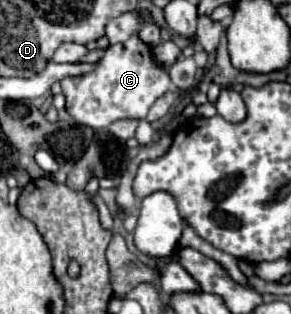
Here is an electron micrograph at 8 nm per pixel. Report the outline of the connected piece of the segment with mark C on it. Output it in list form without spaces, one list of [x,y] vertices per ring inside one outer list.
[[[133,35],[125,43],[109,45],[105,55],[97,61],[97,67],[89,75],[67,77],[61,81],[63,95],[67,99],[69,115],[91,129],[105,129],[119,119],[145,119],[149,107],[173,89],[169,73],[157,65],[151,49]]]

